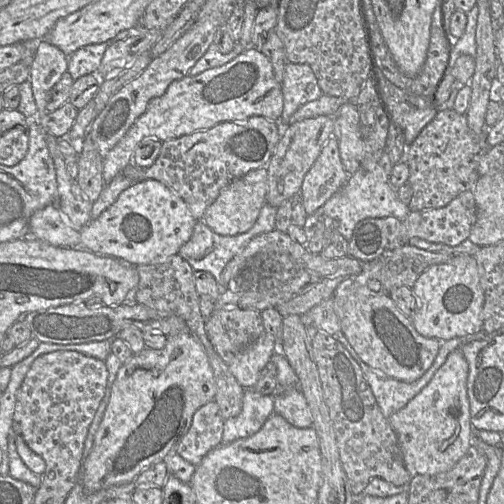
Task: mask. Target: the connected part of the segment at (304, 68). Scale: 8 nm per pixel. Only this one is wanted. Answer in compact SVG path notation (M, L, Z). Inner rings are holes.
M288 63L284 69L281 85L283 111L277 122L281 128L303 105L317 100L323 94L312 68L307 64Z

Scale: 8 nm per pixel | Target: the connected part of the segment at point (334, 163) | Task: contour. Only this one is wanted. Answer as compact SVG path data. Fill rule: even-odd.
M331 136L306 173L299 196L307 215L312 215L322 207L347 182L345 171L335 136Z

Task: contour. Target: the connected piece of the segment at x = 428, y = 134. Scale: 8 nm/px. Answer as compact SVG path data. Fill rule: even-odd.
M452 108L439 110L435 118L428 123L416 139L407 144L405 153L400 163L405 163L409 168L407 184L412 189L412 197L407 205L411 211L441 208L452 201L464 191L472 191L479 179L478 165L483 155L490 148L485 134L475 133L467 123L465 115L458 114Z

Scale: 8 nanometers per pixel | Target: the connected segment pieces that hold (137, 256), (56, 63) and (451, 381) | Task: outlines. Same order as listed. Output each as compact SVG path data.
M144 179L132 182L97 218L91 219L79 230L73 229L74 226L61 214L56 204L49 204L35 211L29 219L28 230L29 237L56 247L80 246L95 254L111 256L137 266L163 262L178 254L180 247L191 237L196 221L186 203L171 189L155 179Z
M45 38L37 41L36 53L29 66L28 81L31 83L37 106L36 115L41 125L41 119L47 114L45 106L48 101L48 93L67 71L68 56Z
M460 349L449 354L430 382L405 407L388 417L411 476L452 469L472 445L474 435L467 396L468 363Z

